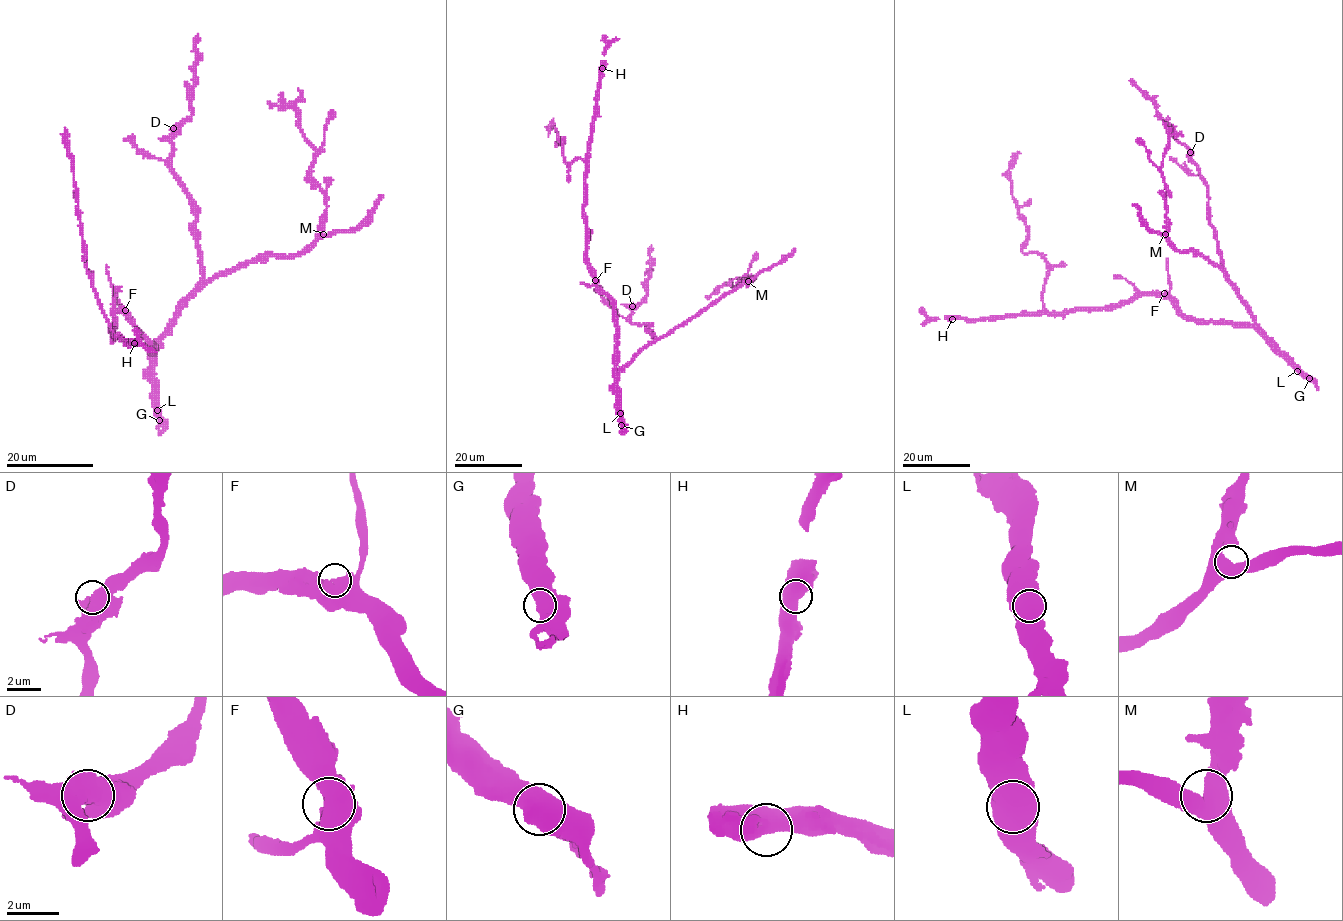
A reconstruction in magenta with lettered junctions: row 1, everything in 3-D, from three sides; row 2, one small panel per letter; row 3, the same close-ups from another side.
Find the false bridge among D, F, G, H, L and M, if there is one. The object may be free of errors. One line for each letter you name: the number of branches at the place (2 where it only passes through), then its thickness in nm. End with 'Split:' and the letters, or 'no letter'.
Split: no letter

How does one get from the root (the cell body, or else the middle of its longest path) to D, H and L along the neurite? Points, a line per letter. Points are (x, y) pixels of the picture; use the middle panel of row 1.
D: (616, 325), (616, 373), (654, 339), (647, 329), (649, 325), (631, 321), (632, 306)
H: (616, 325), (613, 302), (598, 287), (597, 278), (588, 265), (584, 213), (587, 142), (602, 69)
L: (616, 325), (620, 413)

